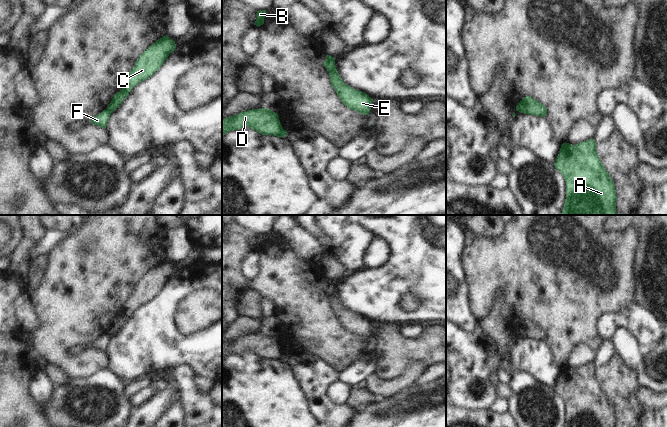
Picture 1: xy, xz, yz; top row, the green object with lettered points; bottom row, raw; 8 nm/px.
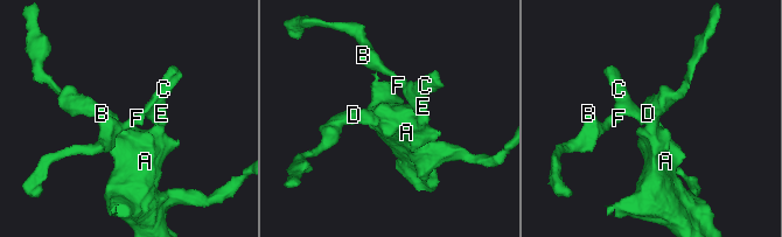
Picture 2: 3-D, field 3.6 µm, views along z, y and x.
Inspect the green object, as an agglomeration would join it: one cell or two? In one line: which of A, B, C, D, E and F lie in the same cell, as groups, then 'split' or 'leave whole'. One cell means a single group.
groups A C D E / B F; split

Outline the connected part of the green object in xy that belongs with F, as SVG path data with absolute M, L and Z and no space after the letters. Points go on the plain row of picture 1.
M106 333L101 337L99 337L98 339L93 340L90 343L90 346L94 349L97 349L99 351L106 353L107 346L109 344L110 339L111 339L111 336L108 333Z

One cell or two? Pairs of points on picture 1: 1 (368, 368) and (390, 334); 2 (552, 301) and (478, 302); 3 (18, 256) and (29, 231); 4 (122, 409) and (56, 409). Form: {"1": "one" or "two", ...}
{"1": "two", "2": "one", "3": "one", "4": "one"}

